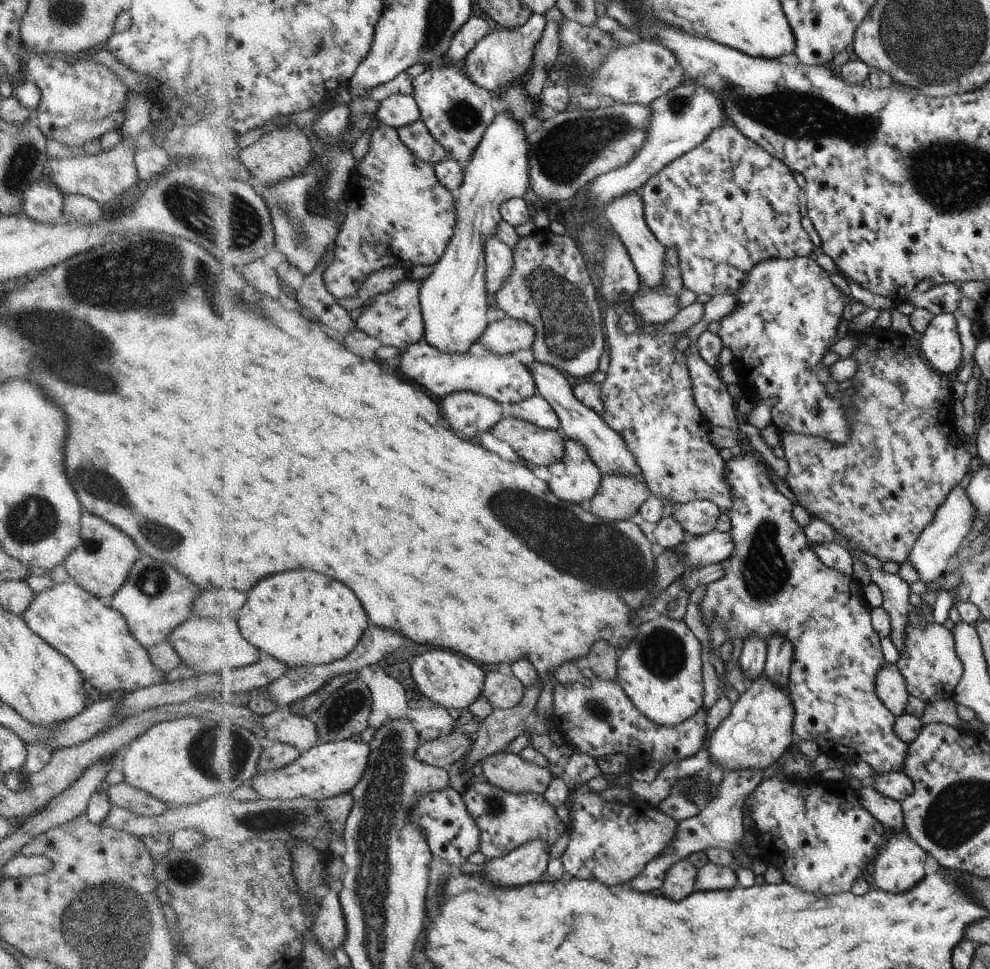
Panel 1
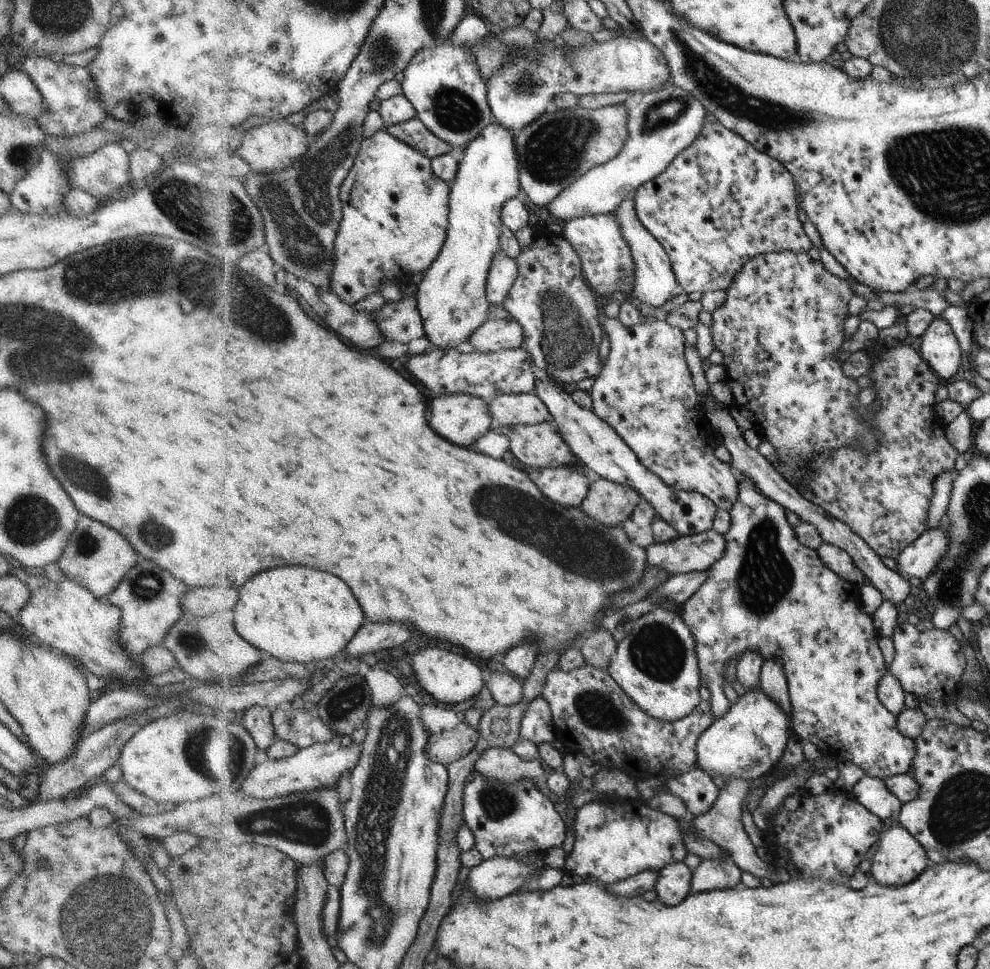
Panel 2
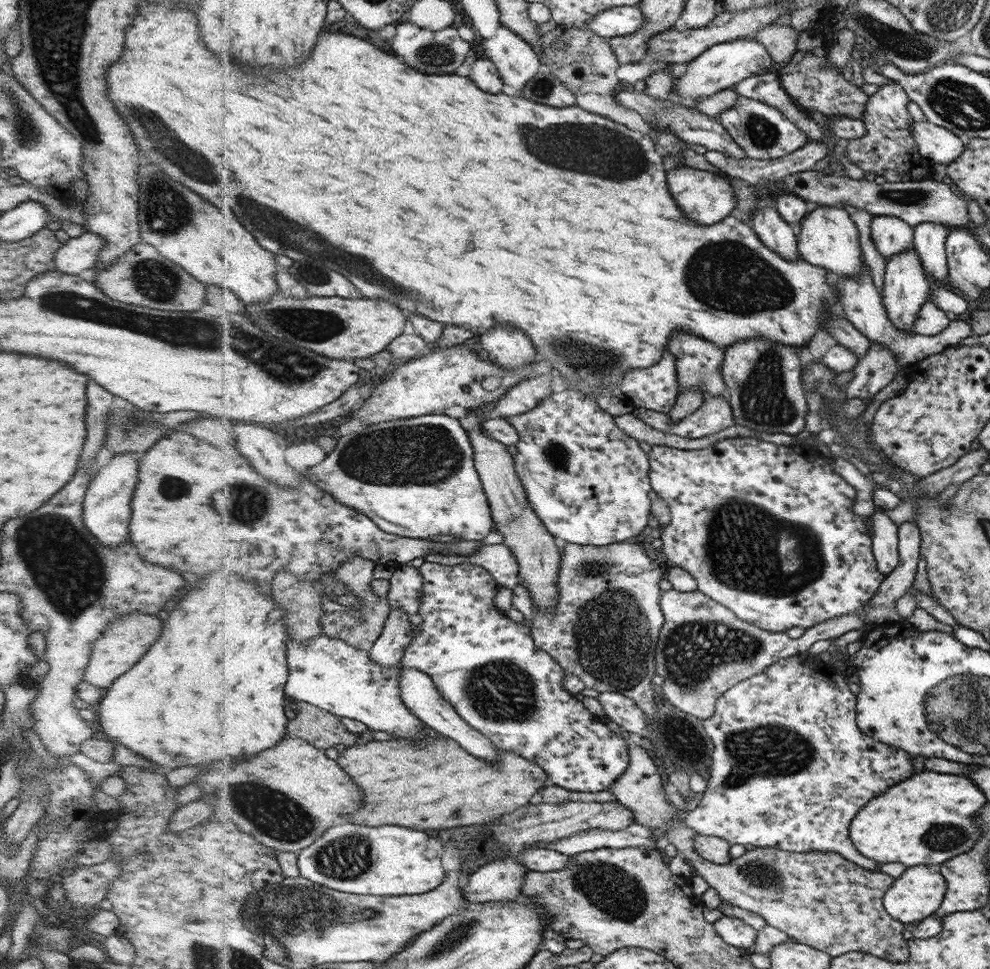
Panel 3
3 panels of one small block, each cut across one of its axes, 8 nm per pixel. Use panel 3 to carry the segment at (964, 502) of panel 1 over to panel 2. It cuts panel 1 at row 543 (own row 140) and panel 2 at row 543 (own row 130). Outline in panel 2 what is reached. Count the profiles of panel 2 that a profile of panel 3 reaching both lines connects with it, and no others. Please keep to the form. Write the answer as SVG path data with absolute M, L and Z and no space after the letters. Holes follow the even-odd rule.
M936 526L927 530L909 546L896 560L898 576L902 578L917 577L926 580L934 570L934 564L940 562L942 554L948 550L950 544L944 526Z

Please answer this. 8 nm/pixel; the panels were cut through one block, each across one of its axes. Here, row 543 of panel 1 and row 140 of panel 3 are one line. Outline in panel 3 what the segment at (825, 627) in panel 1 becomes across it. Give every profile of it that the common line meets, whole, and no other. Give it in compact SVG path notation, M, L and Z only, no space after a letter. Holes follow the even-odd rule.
M737 97L736 103L722 112L720 125L730 134L748 158L755 160L774 160L775 158L792 154L808 144L807 134L802 133L796 126L787 120L778 109L763 104L762 101Z

